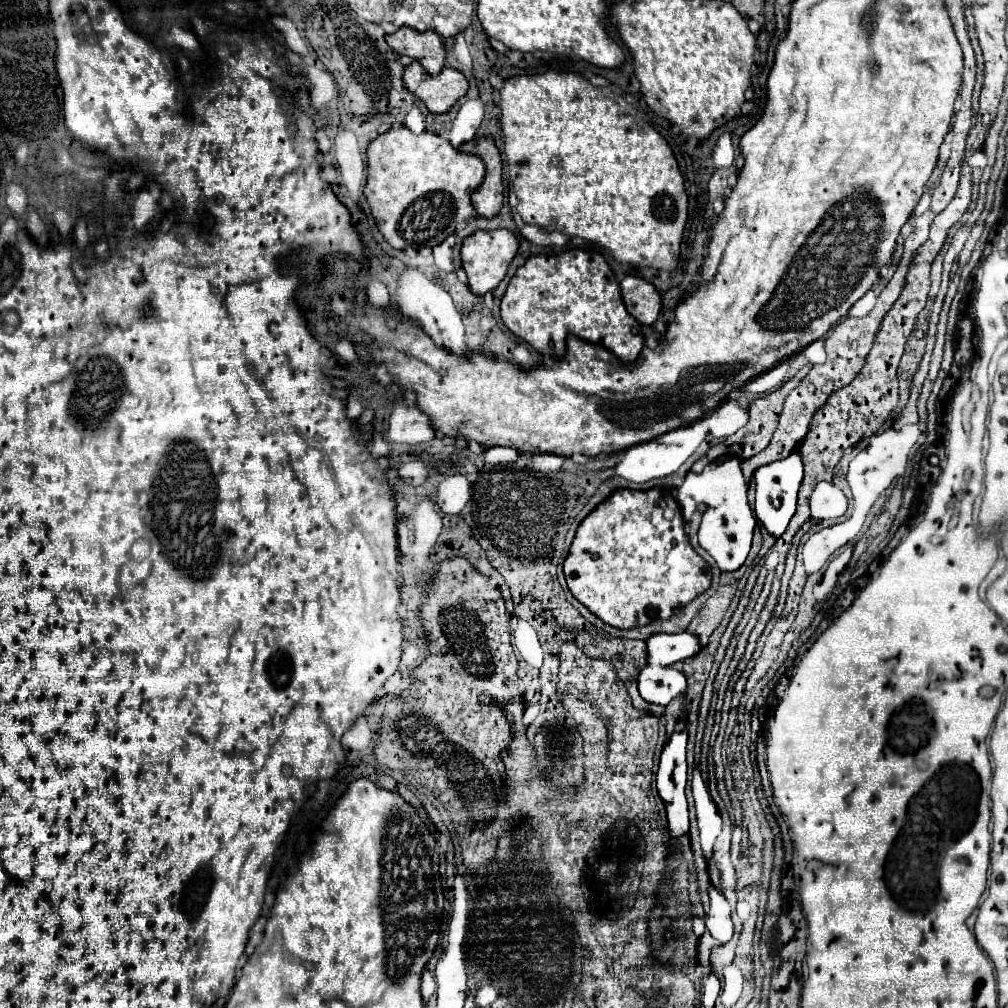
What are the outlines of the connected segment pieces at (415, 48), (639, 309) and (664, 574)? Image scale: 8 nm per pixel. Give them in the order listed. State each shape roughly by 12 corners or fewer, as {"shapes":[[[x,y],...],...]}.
{"shapes":[[[404,26],[386,34],[396,54],[430,76],[444,68],[444,42],[432,30]],[[638,276],[620,282],[626,310],[644,326],[660,316],[658,290]],[[616,490],[564,560],[614,628],[670,618],[710,588],[678,502]]]}

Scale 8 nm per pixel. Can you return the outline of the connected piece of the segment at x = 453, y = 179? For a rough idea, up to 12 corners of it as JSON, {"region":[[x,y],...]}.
{"region":[[432,132],[368,146],[364,196],[392,248],[474,212],[484,162]]}

